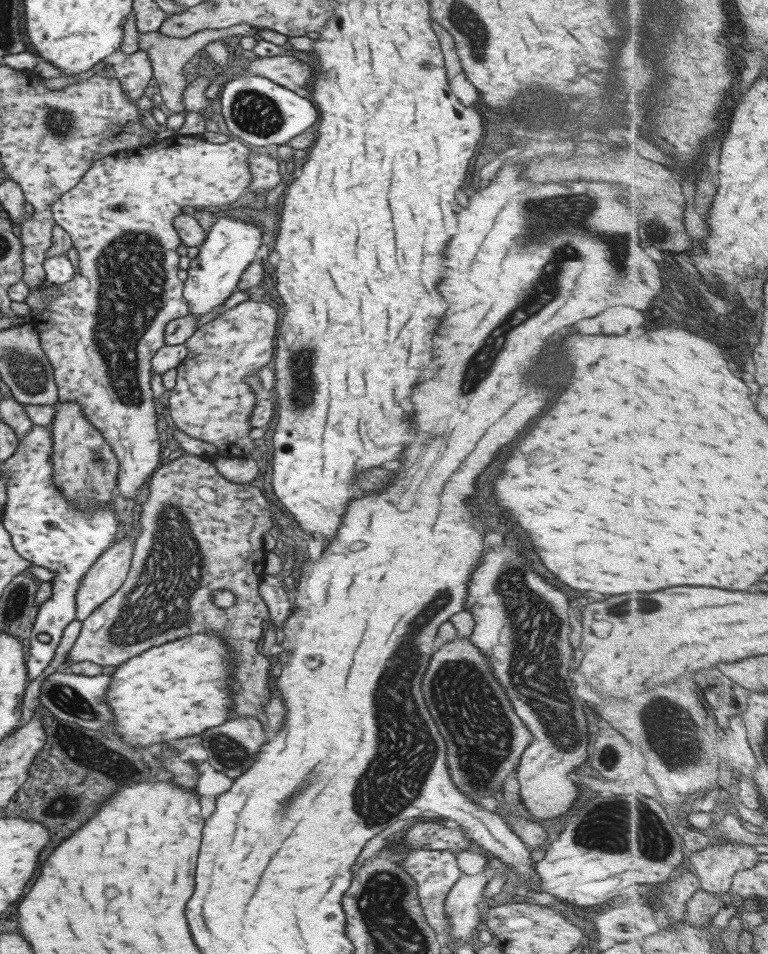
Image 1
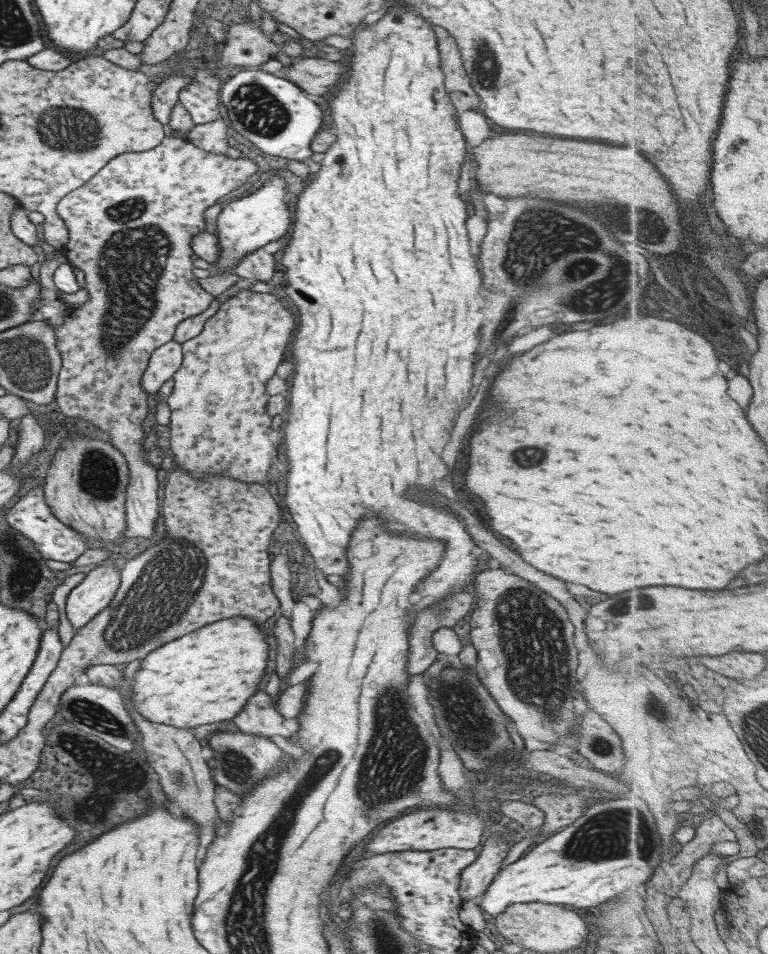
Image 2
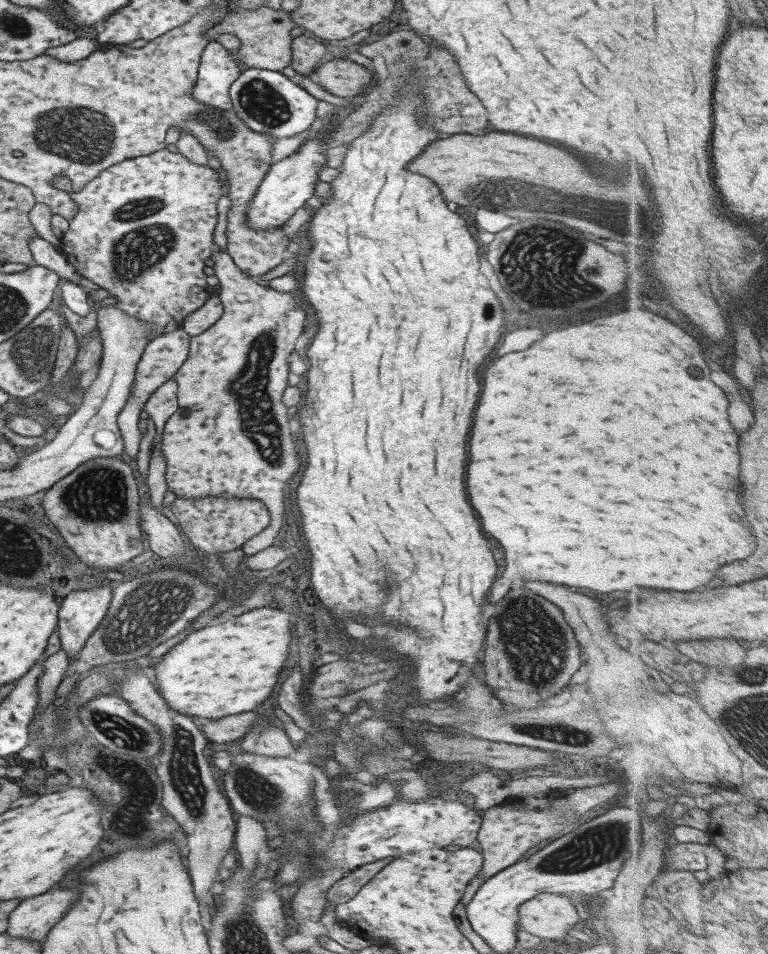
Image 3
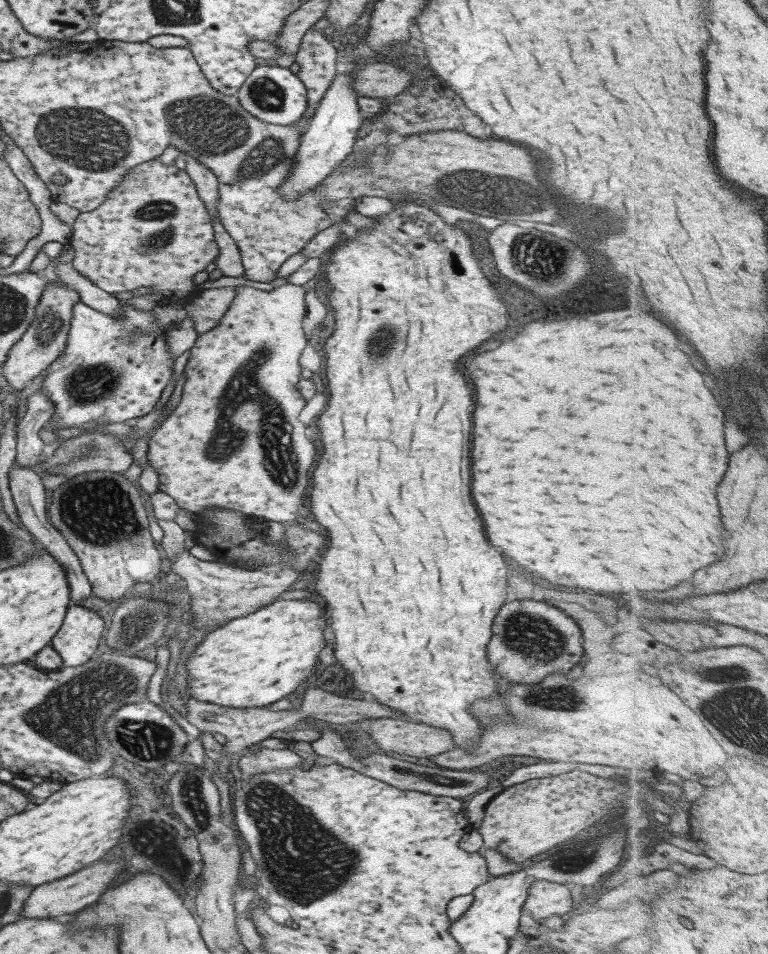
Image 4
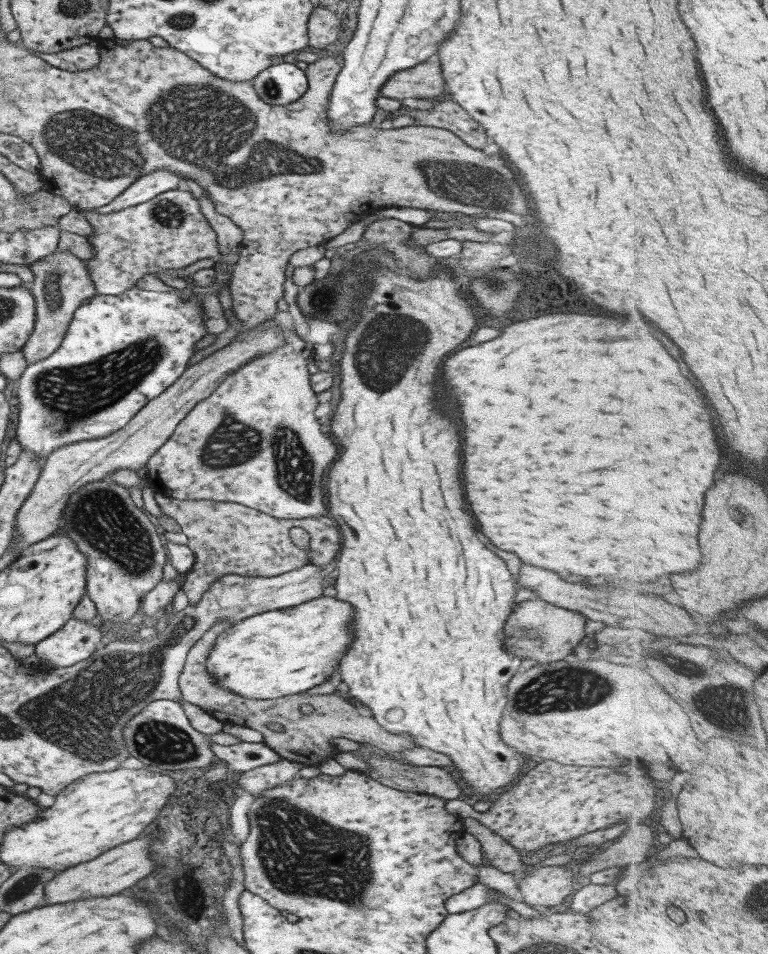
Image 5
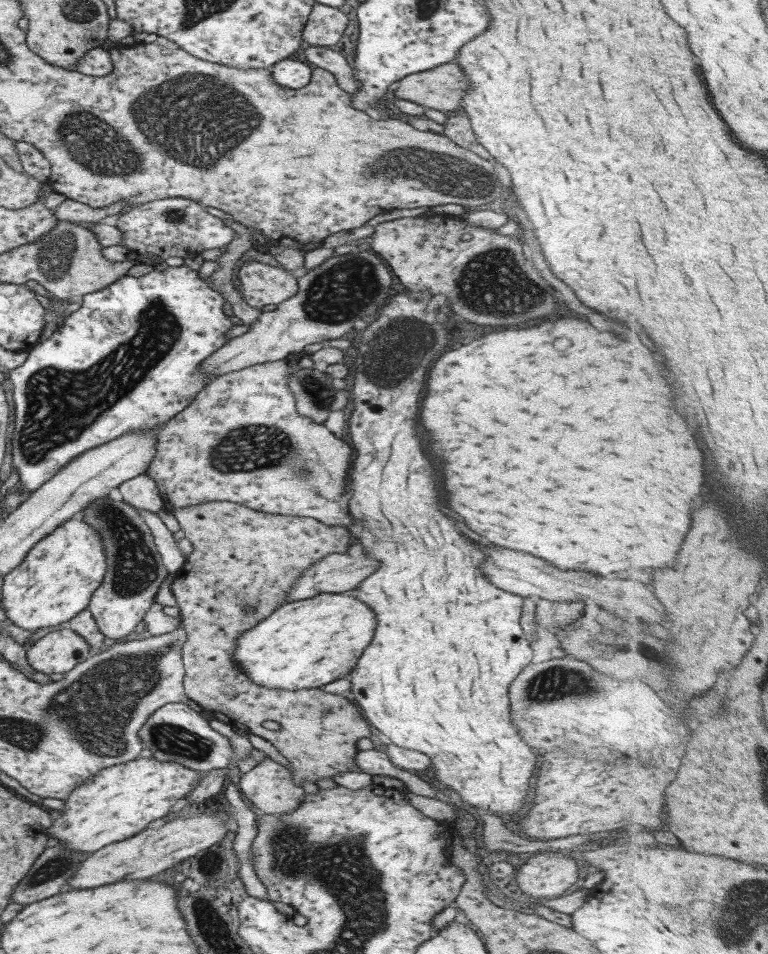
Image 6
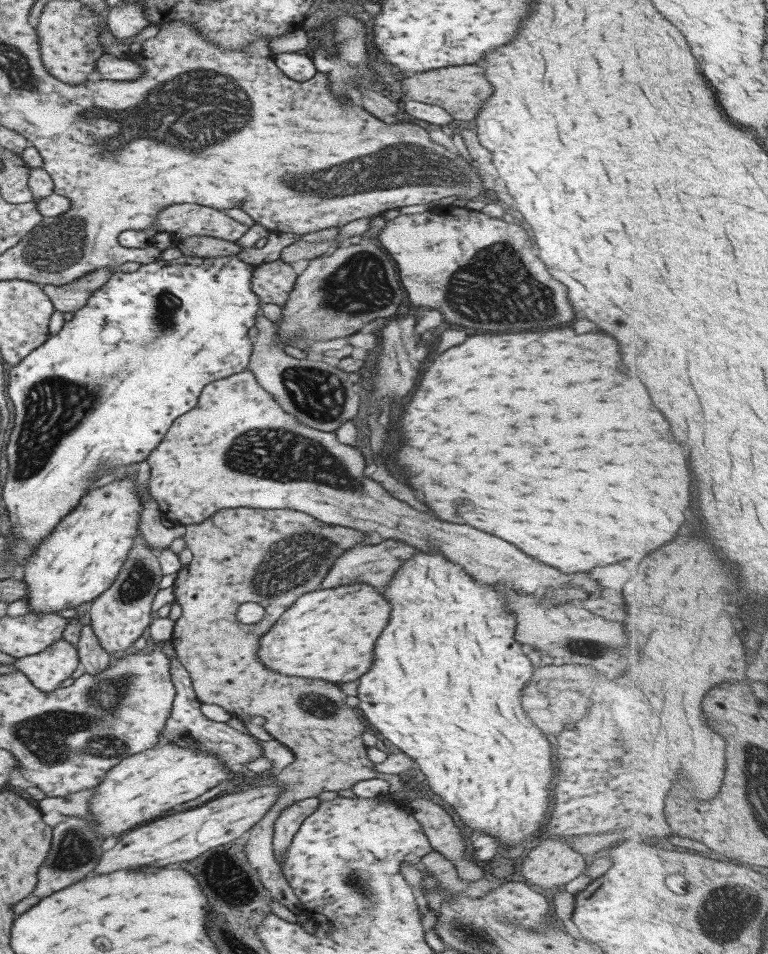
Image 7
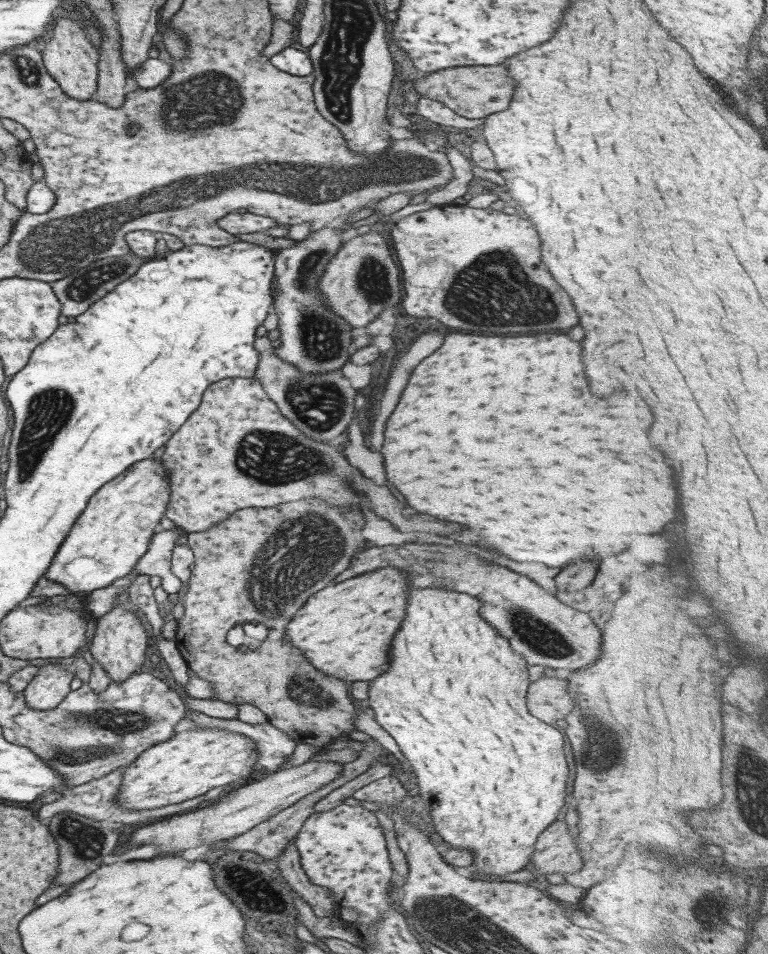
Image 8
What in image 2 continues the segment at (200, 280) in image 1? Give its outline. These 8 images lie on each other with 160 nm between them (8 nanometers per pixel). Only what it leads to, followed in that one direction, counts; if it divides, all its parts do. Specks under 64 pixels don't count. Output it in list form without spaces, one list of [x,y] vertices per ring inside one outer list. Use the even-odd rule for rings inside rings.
[[[270,176],[256,191],[225,205],[217,216],[215,235],[218,244],[218,259],[208,269],[213,272],[232,272],[235,266],[246,254],[269,244],[271,240],[280,238],[287,232],[291,216],[285,202],[285,181],[279,176]]]

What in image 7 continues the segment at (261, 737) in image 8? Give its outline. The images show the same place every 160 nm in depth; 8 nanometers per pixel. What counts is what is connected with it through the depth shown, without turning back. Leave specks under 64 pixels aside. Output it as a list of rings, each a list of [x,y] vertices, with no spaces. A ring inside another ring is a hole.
[[[170,640],[161,641],[159,644],[161,644],[161,650],[163,650],[165,658],[169,658],[170,679],[174,684],[175,690],[174,700],[168,717],[165,719],[163,728],[158,734],[159,744],[165,738],[167,742],[177,746],[184,746],[199,752],[210,752],[228,769],[232,765],[245,765],[254,761],[255,758],[261,758],[262,748],[251,737],[233,730],[226,722],[213,722],[201,714],[199,710],[200,703],[195,699],[188,672],[179,663]]]

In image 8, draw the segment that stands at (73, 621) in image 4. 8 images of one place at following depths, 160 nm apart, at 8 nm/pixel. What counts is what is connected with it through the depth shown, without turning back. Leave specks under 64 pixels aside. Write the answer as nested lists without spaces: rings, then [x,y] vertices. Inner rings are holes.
[[[39,664],[39,672],[23,690],[23,702],[31,710],[53,710],[67,694],[72,674],[61,664]]]

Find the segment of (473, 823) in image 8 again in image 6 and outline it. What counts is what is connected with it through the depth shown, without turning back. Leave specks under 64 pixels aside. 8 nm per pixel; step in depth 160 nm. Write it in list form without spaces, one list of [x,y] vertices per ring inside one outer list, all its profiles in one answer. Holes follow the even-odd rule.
[[[392,292],[391,296],[379,308],[379,316],[372,321],[365,329],[360,332],[359,346],[357,346],[357,355],[353,356],[353,381],[351,385],[351,400],[353,409],[349,418],[347,418],[347,434],[351,440],[351,448],[356,450],[355,458],[351,460],[349,465],[349,472],[347,472],[347,484],[345,486],[345,503],[346,510],[354,520],[358,520],[361,526],[361,537],[354,539],[354,543],[358,542],[367,556],[376,558],[379,566],[370,572],[353,590],[352,594],[357,600],[361,600],[363,604],[367,604],[373,612],[375,612],[375,632],[371,638],[371,644],[363,650],[361,658],[357,660],[355,668],[351,669],[347,677],[349,677],[350,692],[353,694],[353,702],[361,708],[362,716],[370,724],[371,729],[382,737],[386,742],[391,742],[394,745],[400,746],[407,750],[414,750],[422,752],[425,756],[430,758],[429,764],[433,768],[434,777],[441,783],[445,784],[447,788],[459,794],[459,798],[477,808],[477,810],[486,817],[491,814],[498,816],[499,814],[515,814],[519,812],[519,808],[525,806],[525,798],[527,798],[527,788],[529,788],[529,780],[531,774],[535,770],[535,758],[539,757],[539,753],[535,754],[533,749],[529,748],[522,740],[521,736],[517,736],[518,730],[514,727],[515,724],[511,719],[511,710],[507,704],[507,686],[511,681],[531,664],[532,649],[530,648],[529,639],[521,630],[519,626],[519,612],[521,608],[522,597],[507,592],[505,589],[497,588],[497,585],[486,580],[486,576],[480,571],[480,564],[486,558],[485,554],[475,548],[455,526],[453,520],[449,520],[439,508],[441,508],[441,500],[439,500],[439,488],[437,488],[437,470],[435,470],[435,462],[425,454],[423,446],[419,444],[419,432],[417,428],[413,428],[413,422],[417,422],[417,404],[419,404],[419,394],[423,388],[423,376],[425,370],[429,368],[429,364],[437,358],[435,354],[439,354],[443,348],[449,348],[449,334],[445,330],[445,326],[441,324],[443,318],[439,316],[439,309],[430,311],[426,310],[426,304],[423,295],[413,294],[410,292]]]

